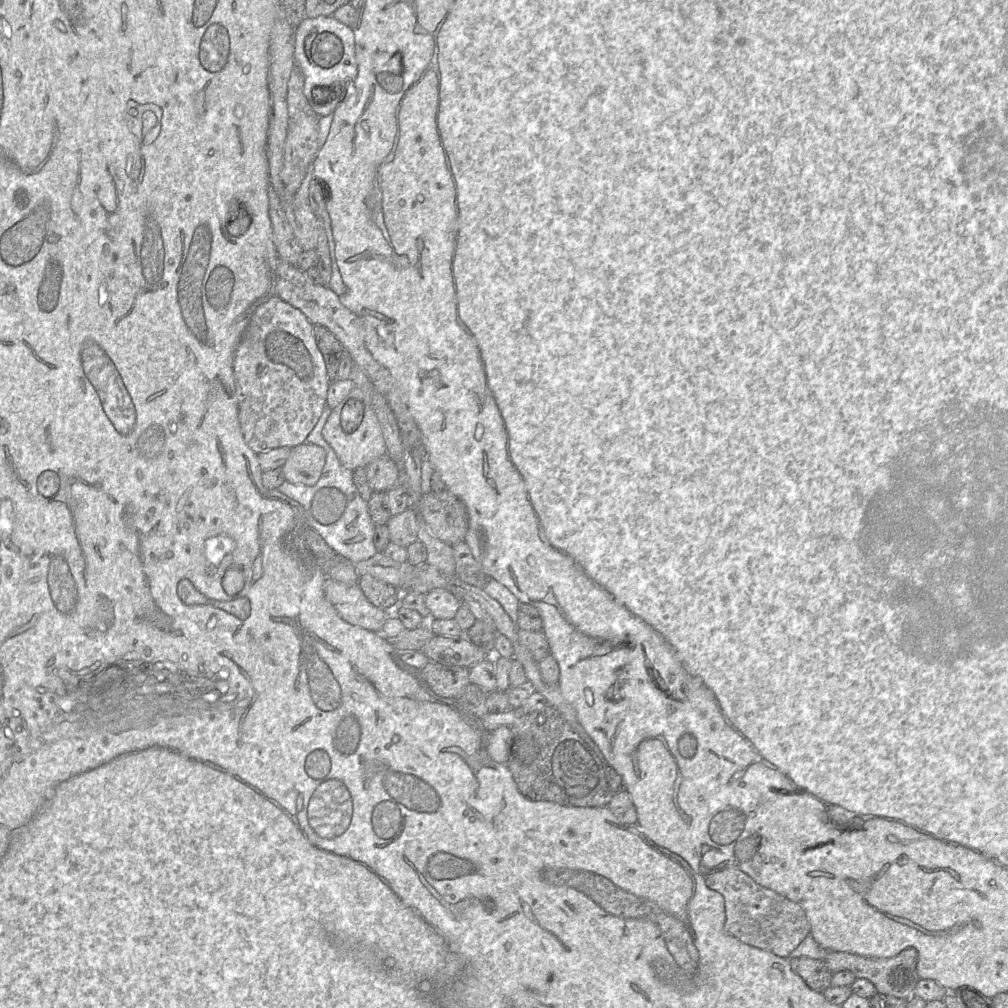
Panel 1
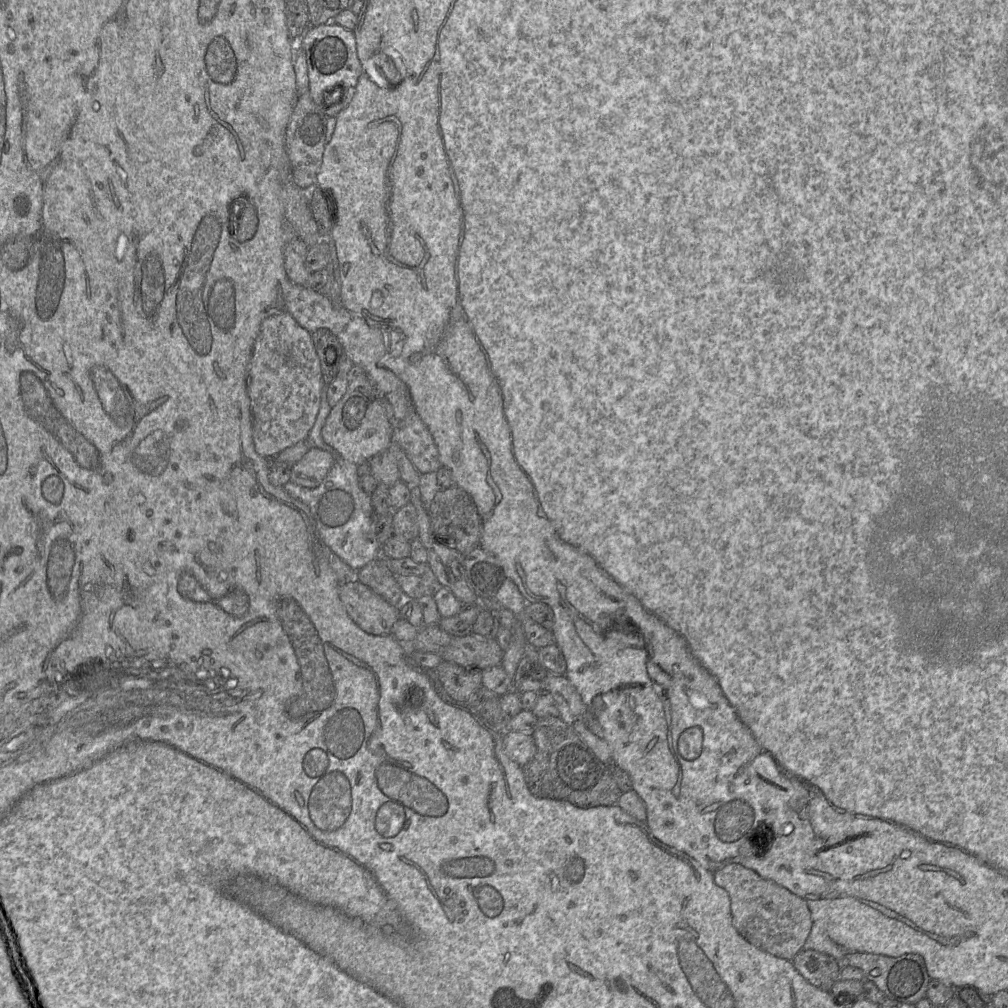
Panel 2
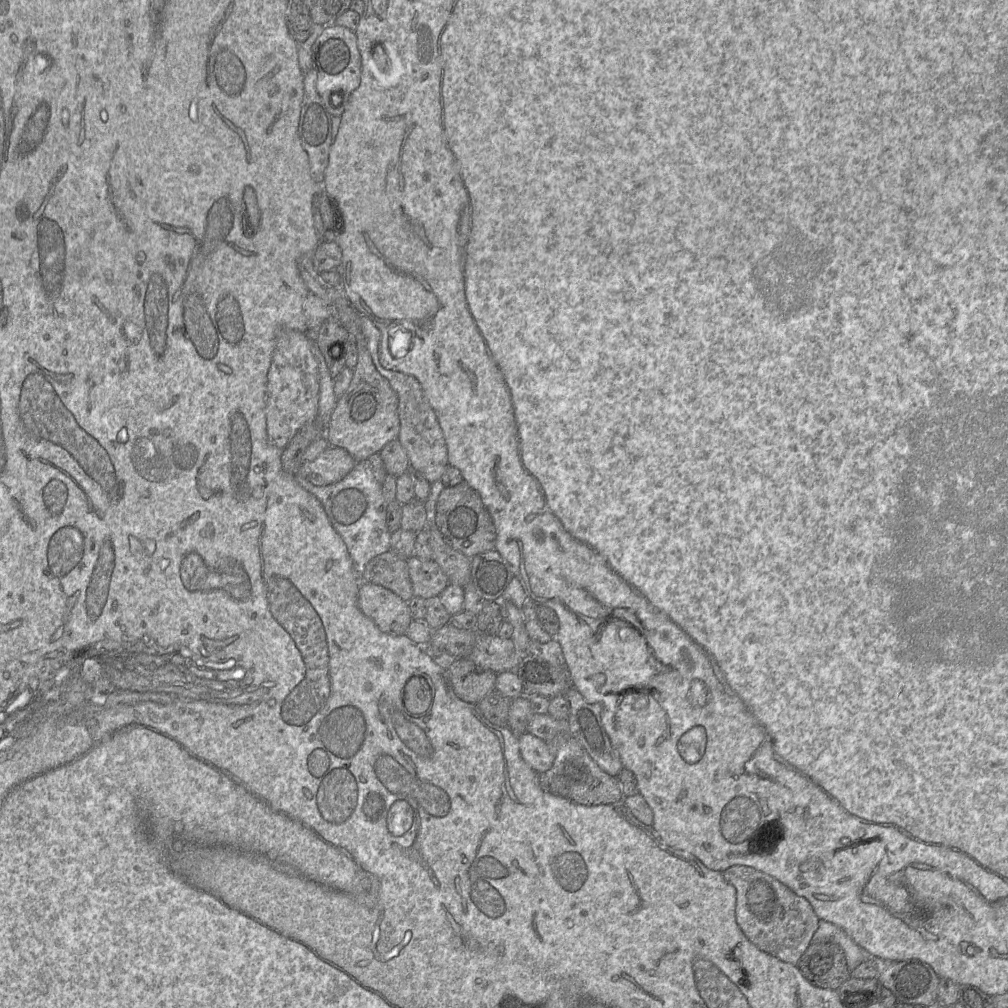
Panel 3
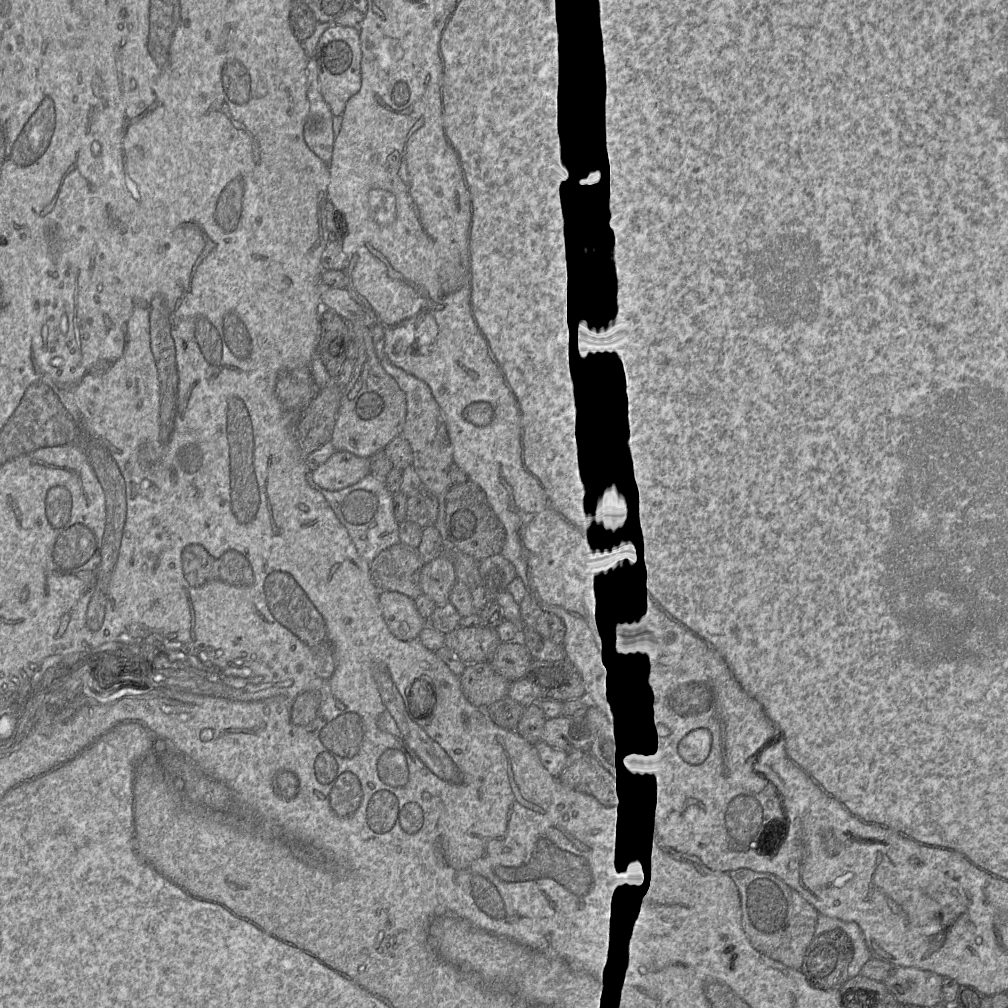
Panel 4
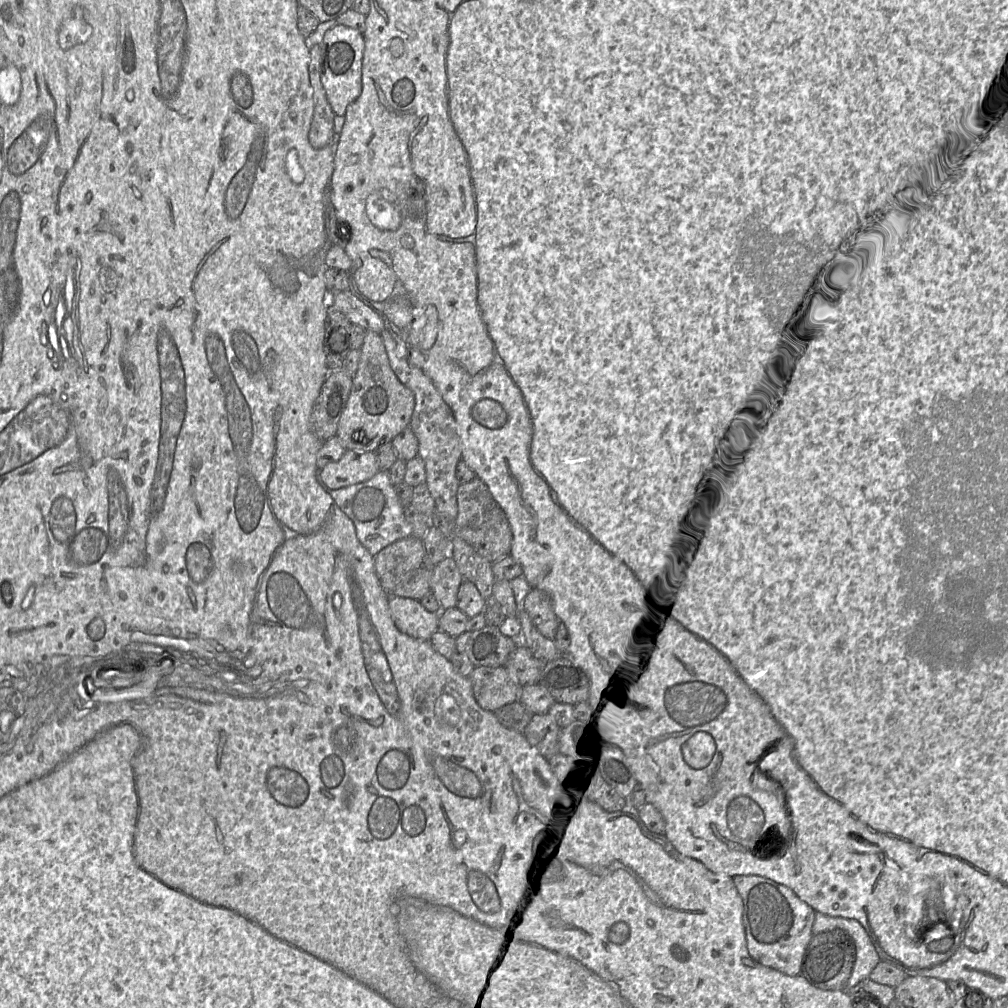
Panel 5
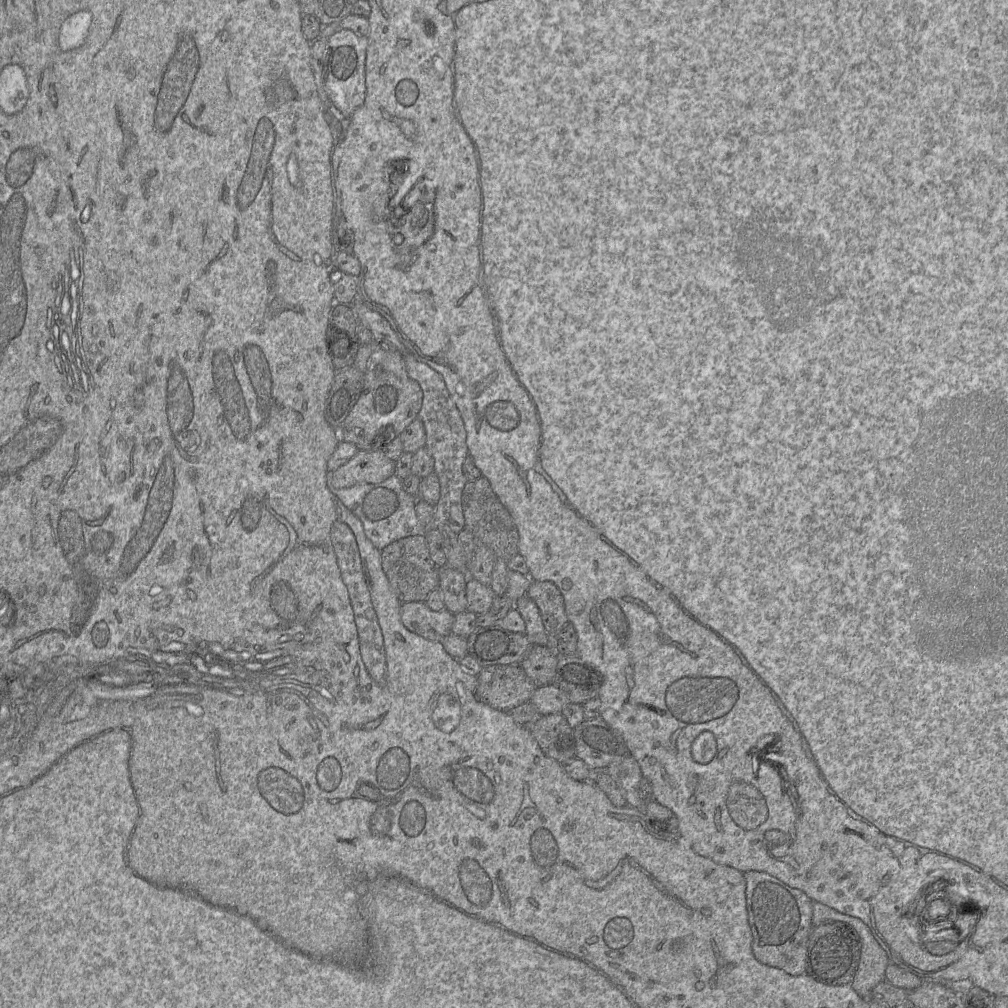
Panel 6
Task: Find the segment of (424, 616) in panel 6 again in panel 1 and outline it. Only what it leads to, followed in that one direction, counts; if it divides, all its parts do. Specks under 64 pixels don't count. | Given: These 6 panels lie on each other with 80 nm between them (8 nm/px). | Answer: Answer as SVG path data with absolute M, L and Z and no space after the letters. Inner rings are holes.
M326 578L323 590L326 599L343 620L369 631L380 632L390 611L375 607L358 584L348 585Z

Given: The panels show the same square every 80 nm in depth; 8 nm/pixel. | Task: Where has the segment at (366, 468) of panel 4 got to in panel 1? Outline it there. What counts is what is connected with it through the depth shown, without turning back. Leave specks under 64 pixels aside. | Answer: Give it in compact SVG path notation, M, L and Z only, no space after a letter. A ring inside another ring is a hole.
M303 443L291 448L290 455L281 469L288 482L312 486L320 479L325 462L326 452L322 447Z

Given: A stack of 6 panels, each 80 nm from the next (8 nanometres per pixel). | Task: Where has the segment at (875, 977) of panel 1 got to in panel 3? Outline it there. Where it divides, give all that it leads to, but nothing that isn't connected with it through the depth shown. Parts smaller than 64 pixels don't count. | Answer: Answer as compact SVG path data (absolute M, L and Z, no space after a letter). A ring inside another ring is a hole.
M870 959L874 961L880 985L890 990L897 1002L928 1006L937 1000L940 978L926 962Z

